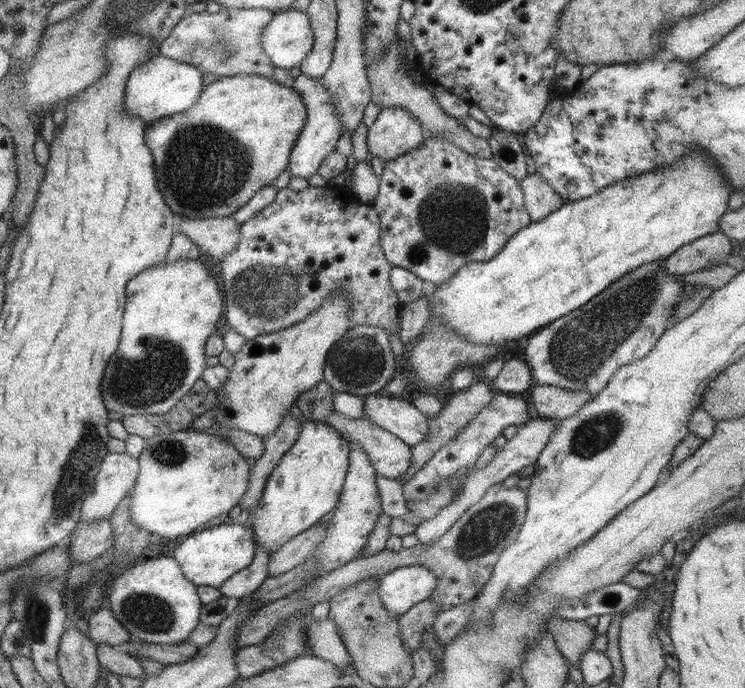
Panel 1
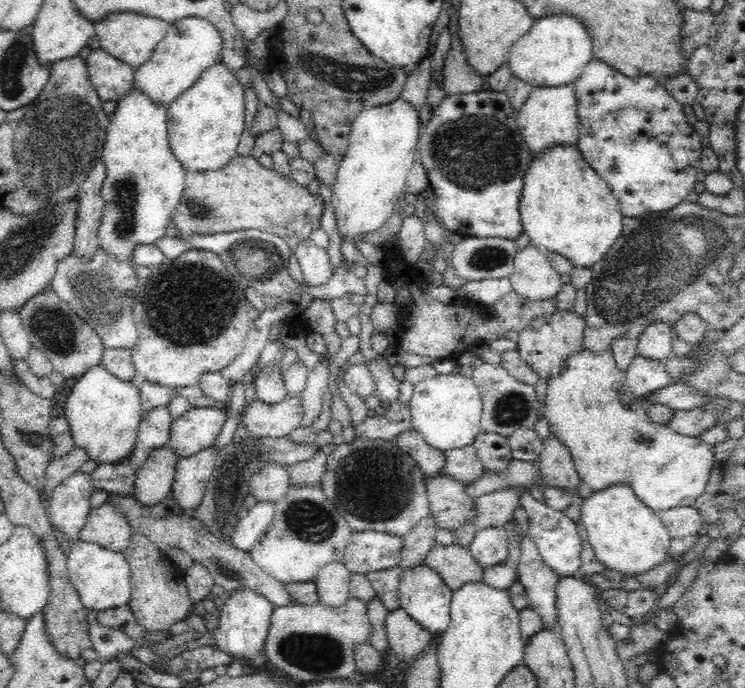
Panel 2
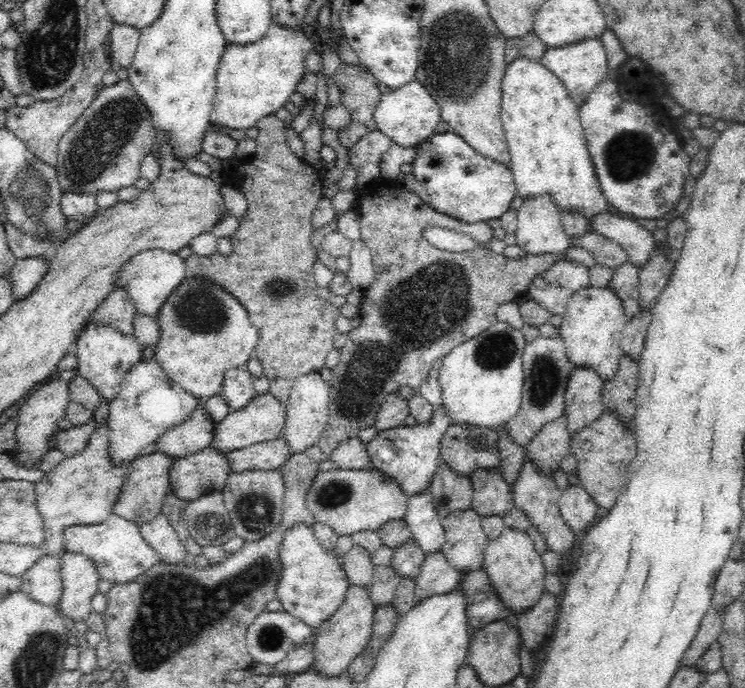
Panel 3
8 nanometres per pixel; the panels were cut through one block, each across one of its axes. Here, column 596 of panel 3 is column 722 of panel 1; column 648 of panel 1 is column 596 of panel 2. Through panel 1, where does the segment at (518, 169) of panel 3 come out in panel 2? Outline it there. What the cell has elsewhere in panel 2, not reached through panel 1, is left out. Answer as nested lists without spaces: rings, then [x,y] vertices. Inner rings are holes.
[[[577,145],[552,146],[538,157],[532,157],[523,182],[519,210],[523,232],[528,234],[531,244],[563,254],[574,267],[591,268],[604,258],[620,236],[624,217],[608,184],[588,165]]]

